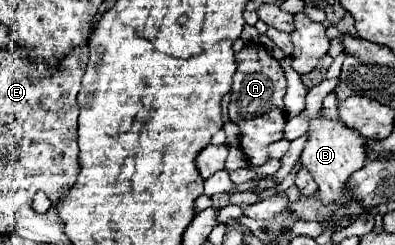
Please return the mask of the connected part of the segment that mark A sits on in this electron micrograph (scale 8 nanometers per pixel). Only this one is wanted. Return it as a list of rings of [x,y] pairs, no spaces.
[[[249,44],[235,54],[237,72],[233,76],[229,118],[241,128],[241,148],[247,154],[251,164],[263,164],[269,160],[267,144],[283,138],[285,114],[283,114],[283,96],[285,96],[285,76],[279,62],[269,54],[267,48],[259,44]]]

